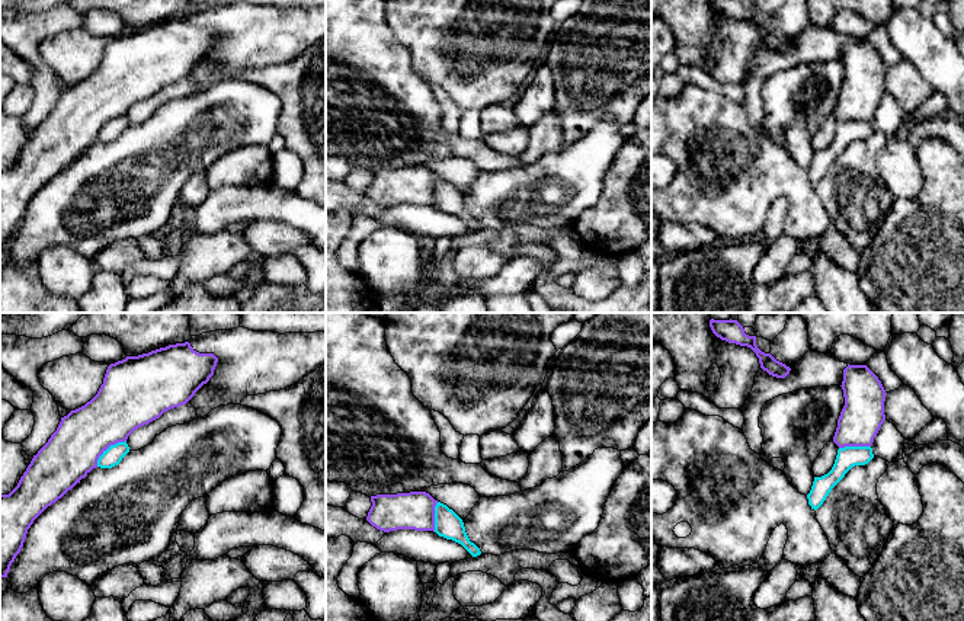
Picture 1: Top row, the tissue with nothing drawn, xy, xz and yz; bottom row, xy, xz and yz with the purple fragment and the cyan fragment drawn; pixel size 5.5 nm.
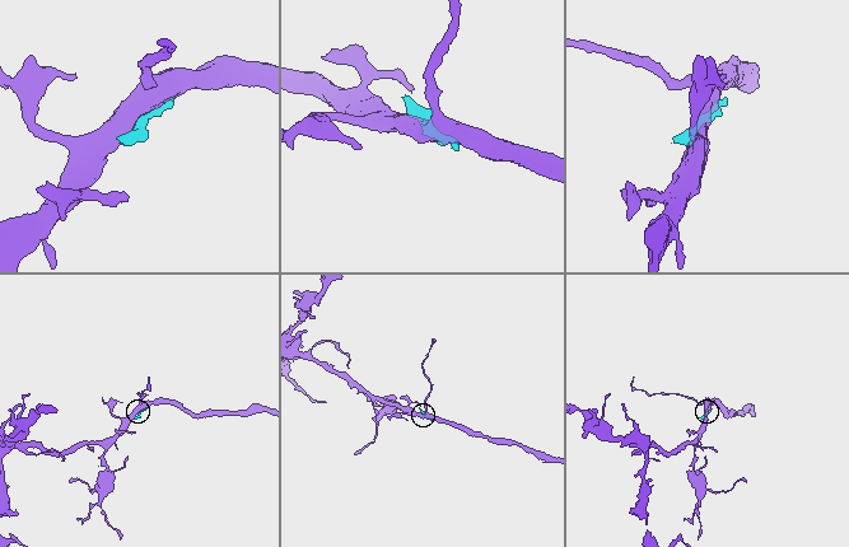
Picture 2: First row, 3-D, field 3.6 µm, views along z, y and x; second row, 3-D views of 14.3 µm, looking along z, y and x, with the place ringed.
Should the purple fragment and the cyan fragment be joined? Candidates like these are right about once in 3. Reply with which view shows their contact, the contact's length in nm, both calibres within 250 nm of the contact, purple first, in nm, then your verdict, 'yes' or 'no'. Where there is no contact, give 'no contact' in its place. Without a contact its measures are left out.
xy | 220 nm | 300/100 nm | no

